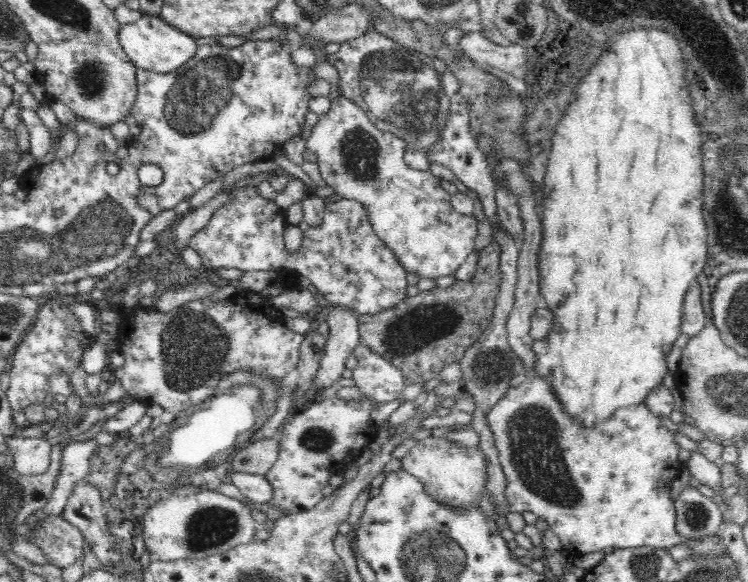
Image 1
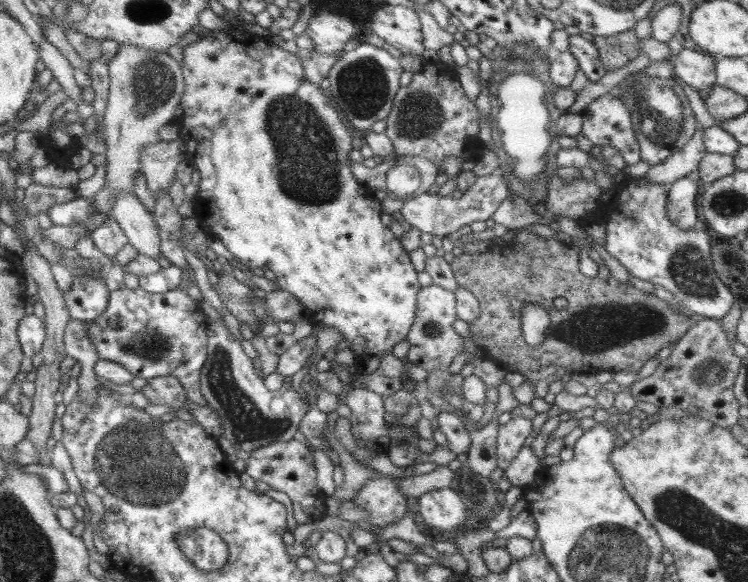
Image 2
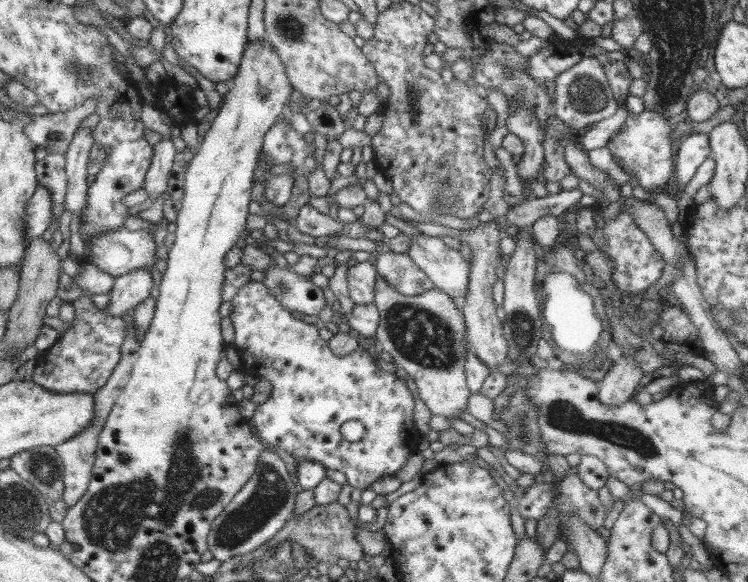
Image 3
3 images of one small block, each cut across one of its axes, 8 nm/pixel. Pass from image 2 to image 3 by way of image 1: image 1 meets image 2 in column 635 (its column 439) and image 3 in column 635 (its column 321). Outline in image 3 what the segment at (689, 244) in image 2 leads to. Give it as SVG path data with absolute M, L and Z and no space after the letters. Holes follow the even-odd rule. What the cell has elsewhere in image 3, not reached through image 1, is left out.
M644 108L639 114L630 114L626 118L622 132L612 136L606 146L614 156L614 160L619 159L618 165L622 170L629 174L630 178L636 176L644 190L660 192L664 190L675 170L675 143L670 138L670 131L672 119L664 118L662 114Z

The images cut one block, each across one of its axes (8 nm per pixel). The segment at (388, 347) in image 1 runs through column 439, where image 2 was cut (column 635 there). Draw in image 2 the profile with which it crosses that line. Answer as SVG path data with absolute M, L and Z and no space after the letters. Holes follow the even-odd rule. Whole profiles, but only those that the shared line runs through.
M526 228L513 238L513 243L517 244L516 249L512 243L511 246L502 248L494 244L490 252L464 253L452 260L451 270L459 286L472 292L479 301L479 315L469 324L473 341L484 350L488 359L496 362L504 371L519 372L524 376L524 383L534 384L535 398L543 398L548 392L548 385L560 380L564 374L596 374L601 371L613 374L622 371L639 373L662 347L678 342L690 328L684 310L674 310L655 295L642 292L630 283L618 282L596 254L594 257L598 265L597 274L588 277L578 269L579 253L572 250L568 244L560 243L556 239L546 240ZM558 297L564 297L568 301L568 306L563 310L554 306L553 301ZM527 305L541 307L550 316L544 341L536 347L526 344L520 334L520 316Z

